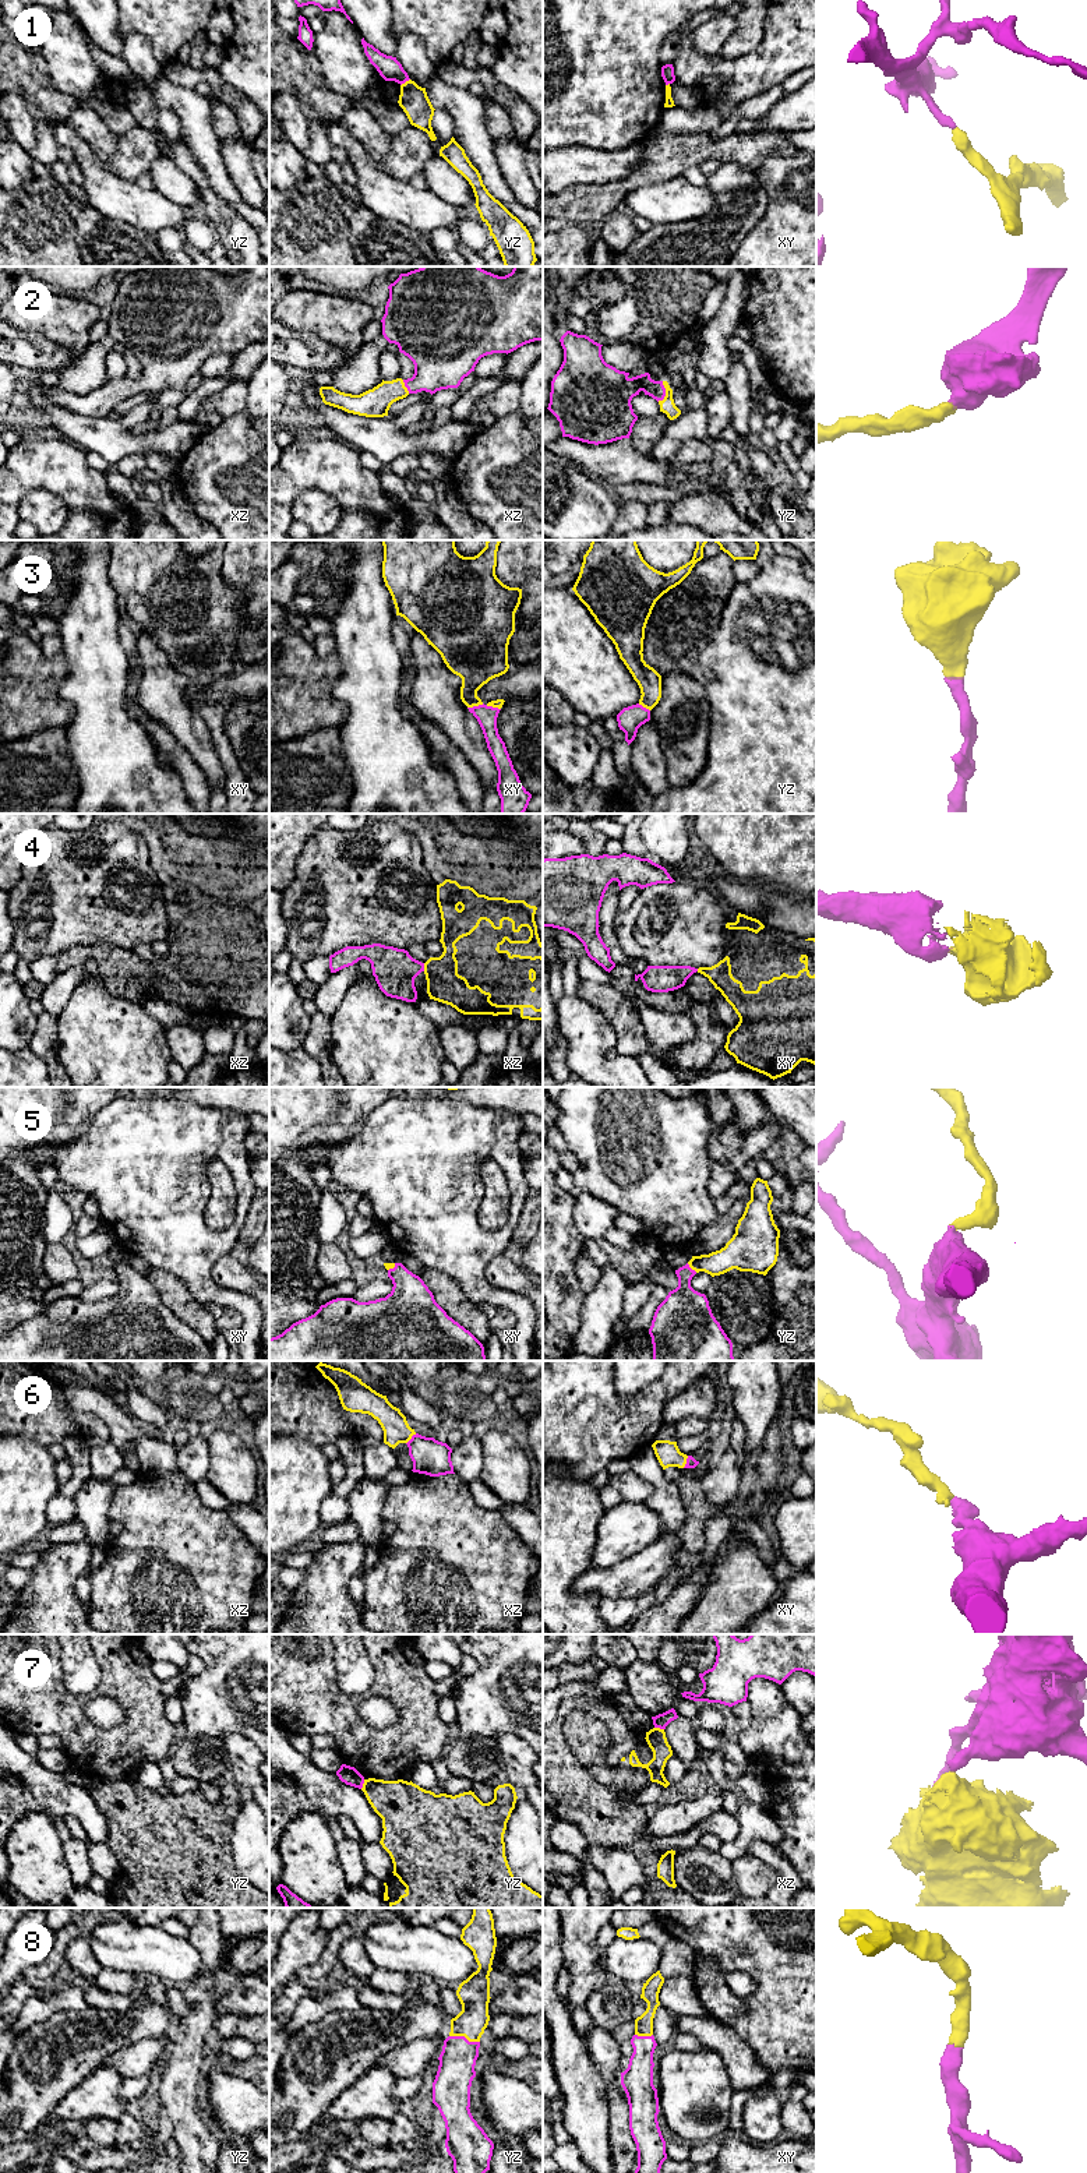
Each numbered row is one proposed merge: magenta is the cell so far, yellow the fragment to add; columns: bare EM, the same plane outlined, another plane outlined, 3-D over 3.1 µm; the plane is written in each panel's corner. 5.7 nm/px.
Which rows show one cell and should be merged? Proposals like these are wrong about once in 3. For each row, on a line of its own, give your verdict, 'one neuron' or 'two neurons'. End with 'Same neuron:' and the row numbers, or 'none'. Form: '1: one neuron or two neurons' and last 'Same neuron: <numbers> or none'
1: two neurons
2: one neuron
3: one neuron
4: one neuron
5: one neuron
6: one neuron
7: two neurons
8: one neuron
Same neuron: 2, 3, 4, 5, 6, 8

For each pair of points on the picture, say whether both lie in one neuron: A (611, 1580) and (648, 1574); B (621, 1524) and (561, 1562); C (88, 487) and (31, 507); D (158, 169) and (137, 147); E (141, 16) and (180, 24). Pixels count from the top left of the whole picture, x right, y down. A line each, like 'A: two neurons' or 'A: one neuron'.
A: one neuron
B: two neurons
C: two neurons
D: two neurons
E: one neuron

